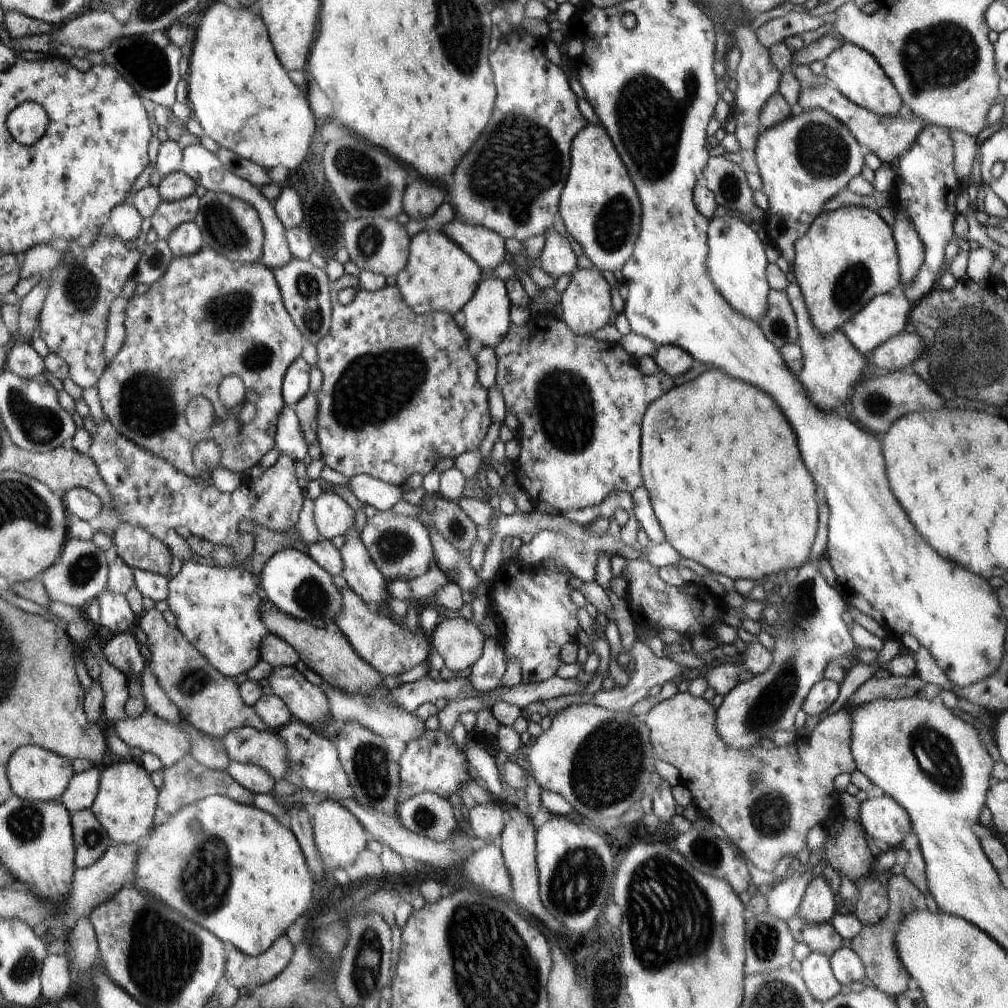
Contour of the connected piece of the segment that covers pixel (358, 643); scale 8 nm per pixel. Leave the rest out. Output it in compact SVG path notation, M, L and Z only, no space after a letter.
M350 586L339 588L338 592L342 596L342 612L333 623L338 626L356 654L375 672L396 677L426 662L430 650L433 649L426 636L410 634L410 631L403 629L391 615L368 606Z

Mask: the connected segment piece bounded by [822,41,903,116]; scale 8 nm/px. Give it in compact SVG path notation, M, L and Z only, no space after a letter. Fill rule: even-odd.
M844 41L842 46L838 46L834 52L822 62L824 66L824 75L830 83L848 100L858 104L864 110L874 112L876 116L896 116L901 109L900 96L876 58L862 48Z

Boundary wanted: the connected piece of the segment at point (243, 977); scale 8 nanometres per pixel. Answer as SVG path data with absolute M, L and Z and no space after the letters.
M282 934L270 949L260 956L247 956L229 943L224 943L224 950L226 950L226 968L223 983L239 991L246 986L270 985L290 963L295 947L287 936Z

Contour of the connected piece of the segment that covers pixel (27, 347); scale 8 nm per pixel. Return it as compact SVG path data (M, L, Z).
M15 342L8 347L6 369L20 378L32 378L45 369L43 358L29 342Z

